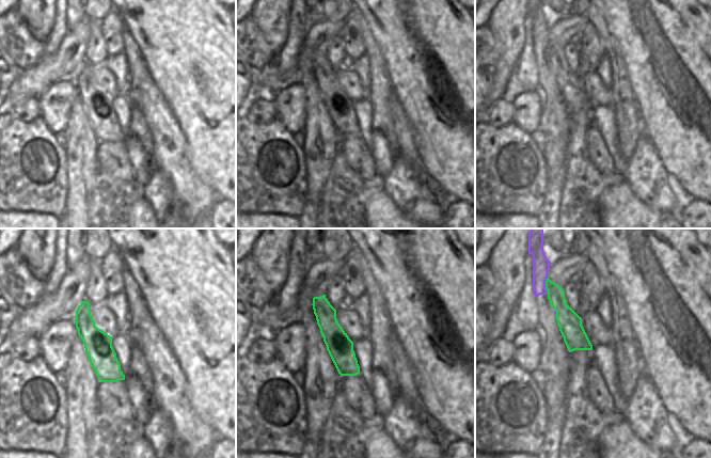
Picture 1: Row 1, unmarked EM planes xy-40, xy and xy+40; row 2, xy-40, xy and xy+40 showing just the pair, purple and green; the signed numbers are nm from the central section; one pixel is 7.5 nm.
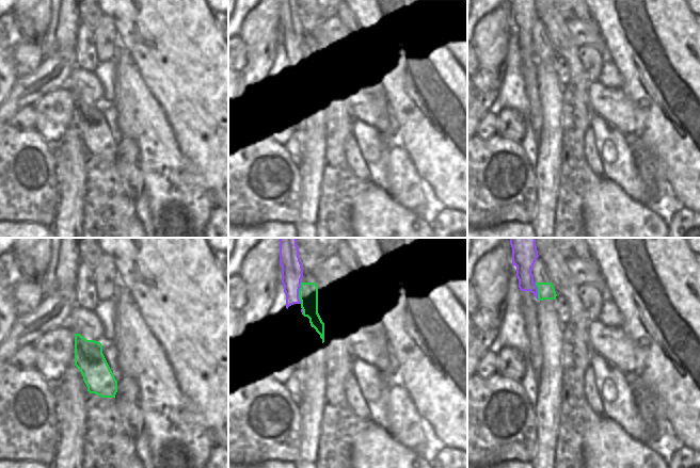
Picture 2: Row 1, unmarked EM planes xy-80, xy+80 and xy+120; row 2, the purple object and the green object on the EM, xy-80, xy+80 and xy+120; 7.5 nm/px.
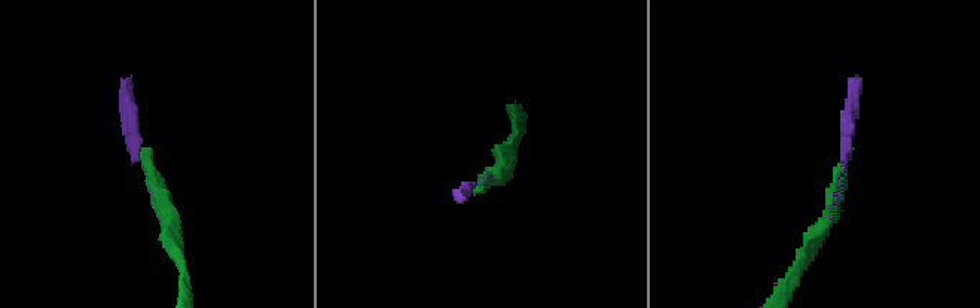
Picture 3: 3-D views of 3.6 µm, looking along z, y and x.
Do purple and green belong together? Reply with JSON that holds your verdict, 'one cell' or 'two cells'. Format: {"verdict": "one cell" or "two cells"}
{"verdict": "two cells"}

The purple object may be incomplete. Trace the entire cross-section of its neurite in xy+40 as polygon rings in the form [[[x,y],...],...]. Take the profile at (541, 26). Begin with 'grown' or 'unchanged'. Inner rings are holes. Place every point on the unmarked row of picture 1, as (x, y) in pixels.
grown; [[[528,0],[528,15],[533,16],[533,52],[539,76],[541,116],[539,129],[543,133],[543,159],[546,168],[567,162],[567,145],[571,122],[556,81],[556,73],[550,66],[546,42],[551,22],[546,17],[543,0]]]

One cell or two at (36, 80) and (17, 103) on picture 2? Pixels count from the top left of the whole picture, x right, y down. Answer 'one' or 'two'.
one

